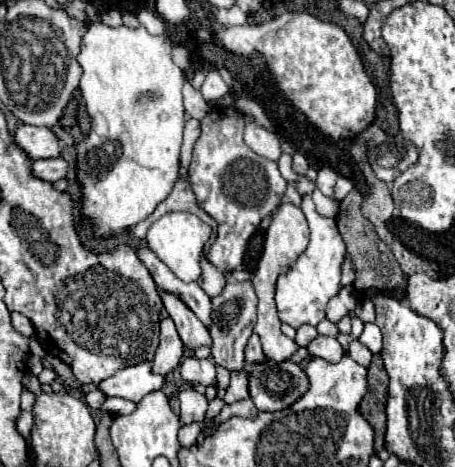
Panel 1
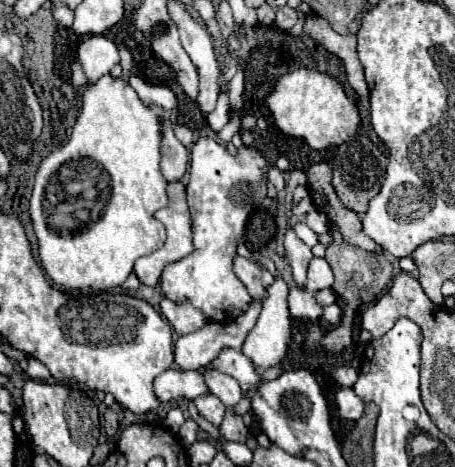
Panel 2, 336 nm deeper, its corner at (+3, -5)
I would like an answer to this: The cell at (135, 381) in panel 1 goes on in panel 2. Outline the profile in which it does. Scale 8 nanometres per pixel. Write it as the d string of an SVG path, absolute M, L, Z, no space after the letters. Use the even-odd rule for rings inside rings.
M175 368L161 372L155 378L153 388L155 388L155 396L161 402L169 402L169 400L175 400L181 396L183 398L197 398L197 396L209 392L203 382L203 374L199 370L185 372L185 370L175 370Z

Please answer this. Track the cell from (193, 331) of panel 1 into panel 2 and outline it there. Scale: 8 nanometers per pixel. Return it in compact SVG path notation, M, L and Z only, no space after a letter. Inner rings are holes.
M203 366L199 370L203 372L203 378L205 378L205 384L207 384L209 392L213 392L225 406L235 406L241 400L243 392L231 376L221 374L221 372L213 370L211 366Z

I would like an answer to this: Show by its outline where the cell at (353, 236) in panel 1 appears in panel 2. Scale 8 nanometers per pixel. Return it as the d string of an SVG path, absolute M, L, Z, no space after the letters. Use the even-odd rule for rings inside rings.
M331 222L331 236L333 236L333 242L327 246L325 260L329 262L331 270L335 272L333 290L345 302L345 306L357 310L361 304L371 304L379 296L383 296L383 292L389 288L389 282L393 278L391 262L383 254L367 252L367 250L361 250L361 248L355 248L351 244L347 244L341 238L341 232L339 232L335 222Z

